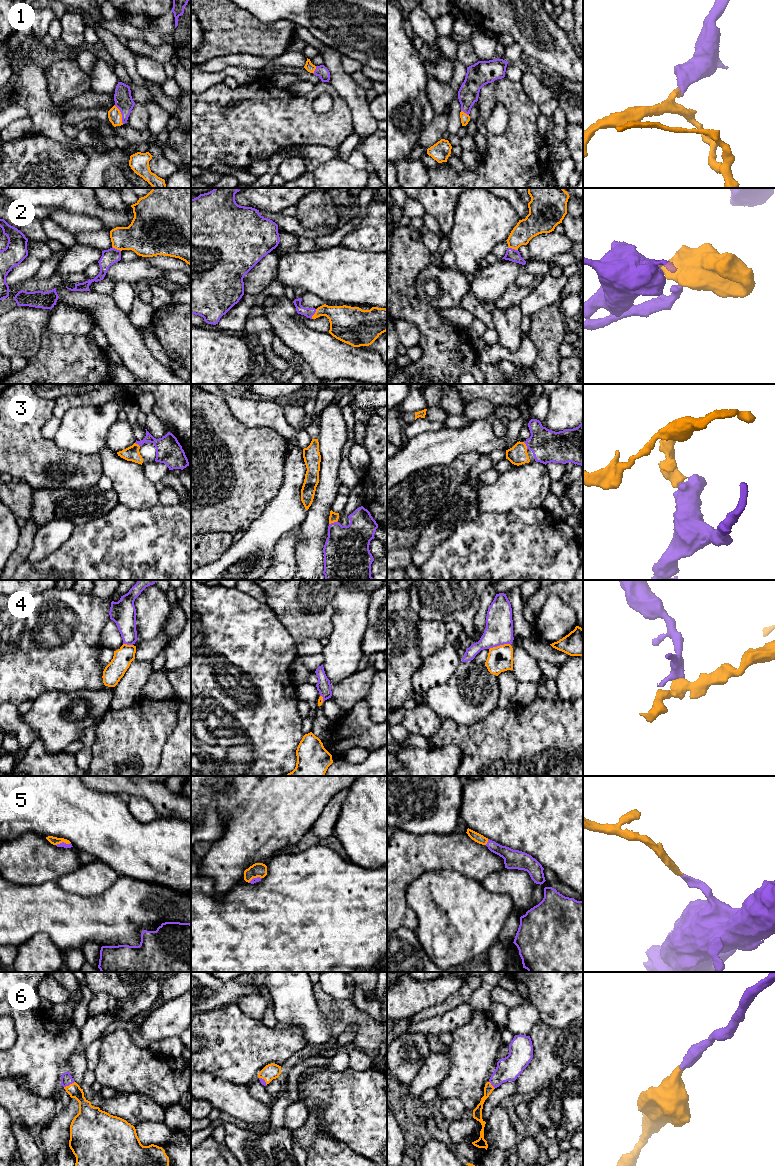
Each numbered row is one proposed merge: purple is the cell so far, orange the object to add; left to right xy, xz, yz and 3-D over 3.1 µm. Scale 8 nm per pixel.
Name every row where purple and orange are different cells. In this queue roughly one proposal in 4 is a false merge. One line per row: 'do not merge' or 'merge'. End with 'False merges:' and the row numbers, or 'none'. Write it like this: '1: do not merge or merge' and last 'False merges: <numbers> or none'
1: merge
2: merge
3: merge
4: do not merge
5: merge
6: merge
False merges: 4

